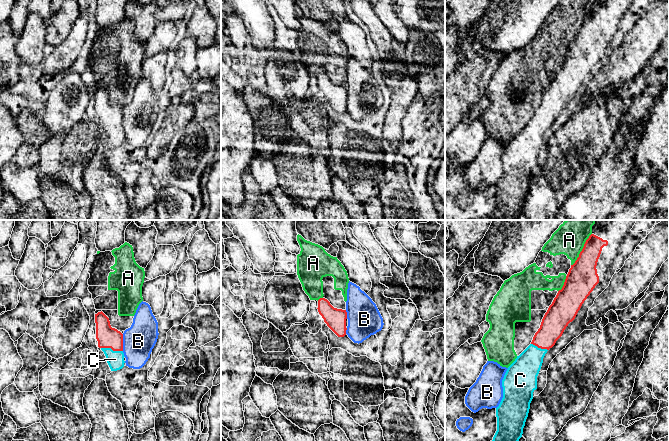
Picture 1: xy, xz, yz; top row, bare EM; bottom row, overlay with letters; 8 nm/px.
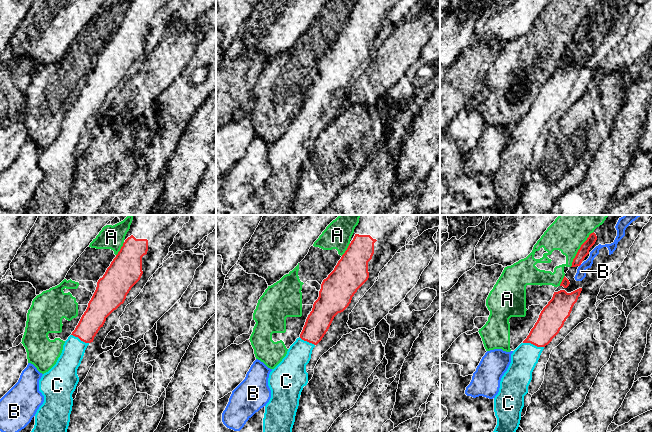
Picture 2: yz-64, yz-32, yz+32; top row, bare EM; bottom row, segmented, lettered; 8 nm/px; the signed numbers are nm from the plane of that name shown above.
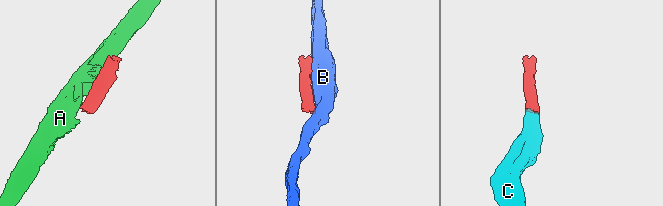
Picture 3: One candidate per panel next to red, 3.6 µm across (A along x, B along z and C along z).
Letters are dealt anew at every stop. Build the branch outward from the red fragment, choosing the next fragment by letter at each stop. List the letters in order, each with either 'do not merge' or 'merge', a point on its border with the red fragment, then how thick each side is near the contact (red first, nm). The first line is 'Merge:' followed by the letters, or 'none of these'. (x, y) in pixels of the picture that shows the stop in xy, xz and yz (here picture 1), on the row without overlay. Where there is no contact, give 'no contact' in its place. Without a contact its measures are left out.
Merge: C
A: do not merge; contact yz (582, 25); calibres 240 and 260 nm
B: do not merge; contact xy (122, 118); calibres 170 and 260 nm
C: merge; contact xy (112, 125); calibres 170 and 140 nm

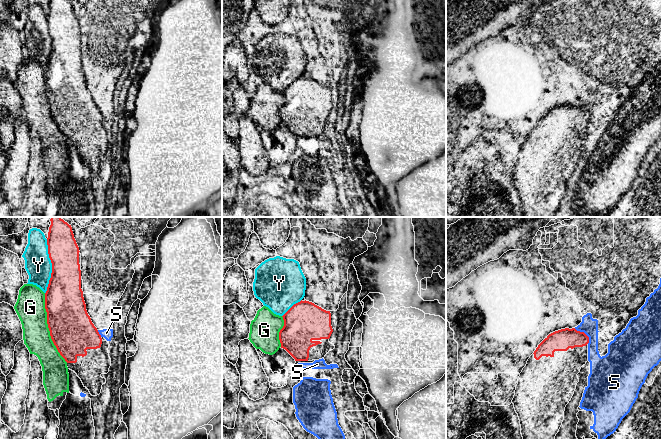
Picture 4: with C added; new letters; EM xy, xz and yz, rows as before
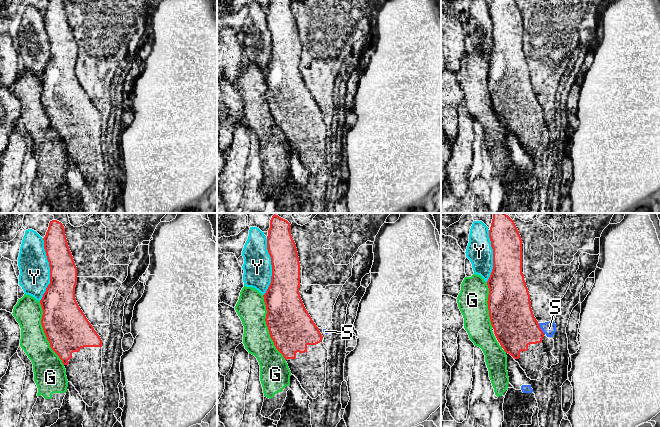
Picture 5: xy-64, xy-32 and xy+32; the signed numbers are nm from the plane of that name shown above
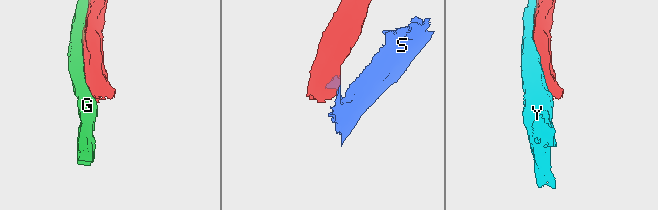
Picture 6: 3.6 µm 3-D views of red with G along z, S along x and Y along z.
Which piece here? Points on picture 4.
Merge: none of these
G: do not merge; contact xy (48, 103); calibres 360 and 240 nm
S: do not merge; contact yz (584, 109); calibres 170 and 140 nm
Y: do not merge; contact xy (52, 42); calibres 280 and 220 nm

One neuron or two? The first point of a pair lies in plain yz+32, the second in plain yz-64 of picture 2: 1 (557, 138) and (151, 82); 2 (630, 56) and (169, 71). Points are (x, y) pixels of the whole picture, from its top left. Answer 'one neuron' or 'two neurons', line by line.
1: two neurons
2: one neuron

